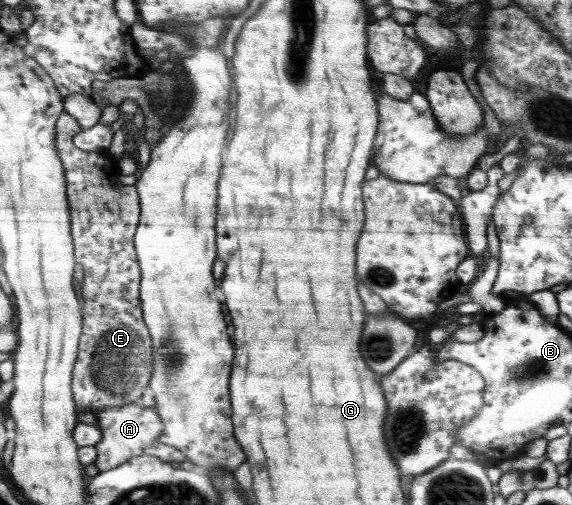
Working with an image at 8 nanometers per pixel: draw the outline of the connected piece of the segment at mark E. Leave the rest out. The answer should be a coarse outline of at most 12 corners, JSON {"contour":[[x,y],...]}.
{"contour":[[63,112],[57,155],[83,334],[81,412],[135,403],[153,356],[134,250],[135,186],[85,152]]}

